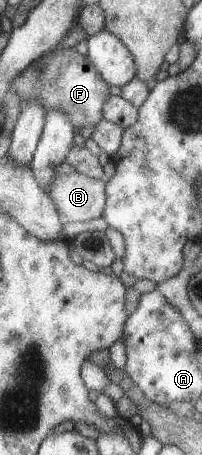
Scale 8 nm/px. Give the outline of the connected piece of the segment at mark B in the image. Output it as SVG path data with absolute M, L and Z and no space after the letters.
M78 172L58 174L48 193L63 222L90 221L102 217L105 183Z

